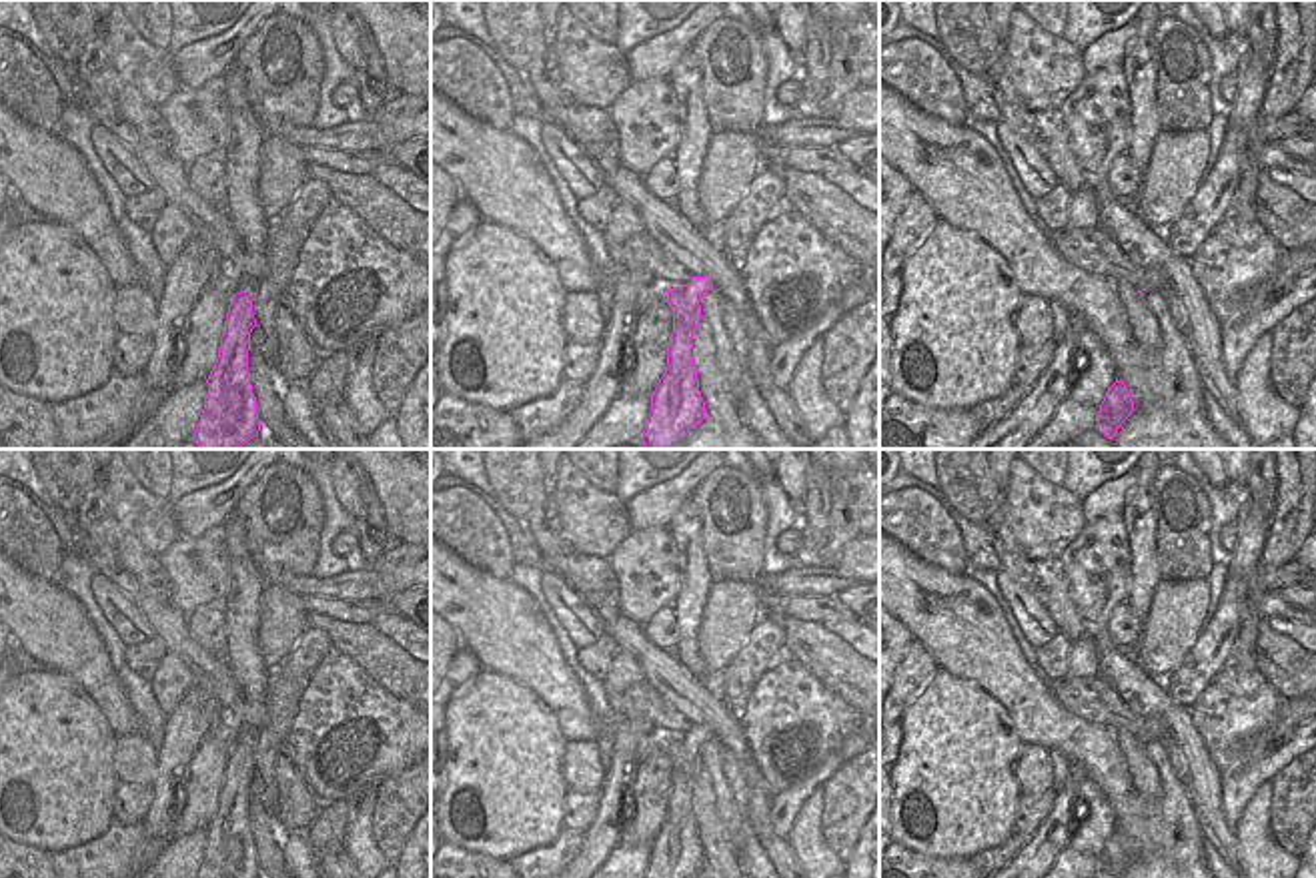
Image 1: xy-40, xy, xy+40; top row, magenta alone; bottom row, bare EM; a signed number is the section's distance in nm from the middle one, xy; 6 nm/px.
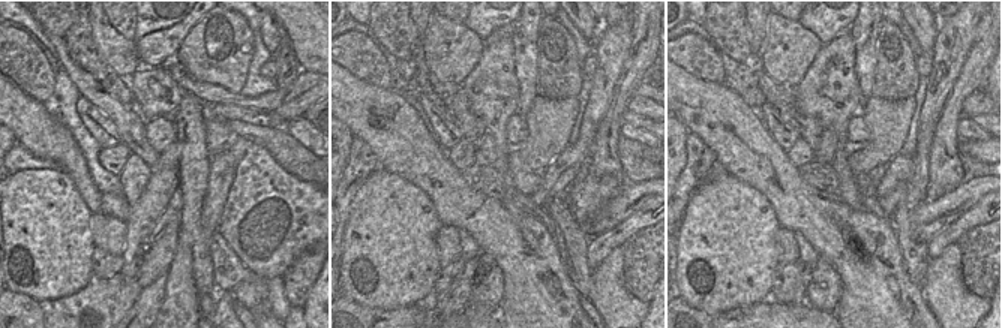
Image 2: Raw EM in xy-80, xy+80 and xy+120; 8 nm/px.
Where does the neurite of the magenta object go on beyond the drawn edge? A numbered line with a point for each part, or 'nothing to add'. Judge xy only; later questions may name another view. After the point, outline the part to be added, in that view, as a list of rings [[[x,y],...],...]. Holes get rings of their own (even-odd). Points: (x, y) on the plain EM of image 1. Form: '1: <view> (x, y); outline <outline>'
1: xy (639, 702); outline [[[647,680],[621,696],[609,696],[609,706],[621,720],[647,720],[661,740],[691,730],[691,724]]]

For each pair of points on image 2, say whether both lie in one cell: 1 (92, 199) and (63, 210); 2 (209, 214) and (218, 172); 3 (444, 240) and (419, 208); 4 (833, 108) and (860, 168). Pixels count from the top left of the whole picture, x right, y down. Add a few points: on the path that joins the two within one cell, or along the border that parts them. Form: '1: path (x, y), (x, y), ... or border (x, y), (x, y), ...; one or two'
1: border (65, 171), (92, 213); two
2: path (213, 204), (218, 183); one
3: border (443, 225), (435, 237), (435, 252), (440, 265); two
4: border (848, 155), (848, 166), (855, 174); two

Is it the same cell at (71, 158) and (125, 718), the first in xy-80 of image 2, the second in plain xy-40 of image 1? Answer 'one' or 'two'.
one

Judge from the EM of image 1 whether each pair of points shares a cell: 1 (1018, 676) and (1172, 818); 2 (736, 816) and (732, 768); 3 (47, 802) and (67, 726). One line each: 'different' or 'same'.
1: same
2: different
3: same

